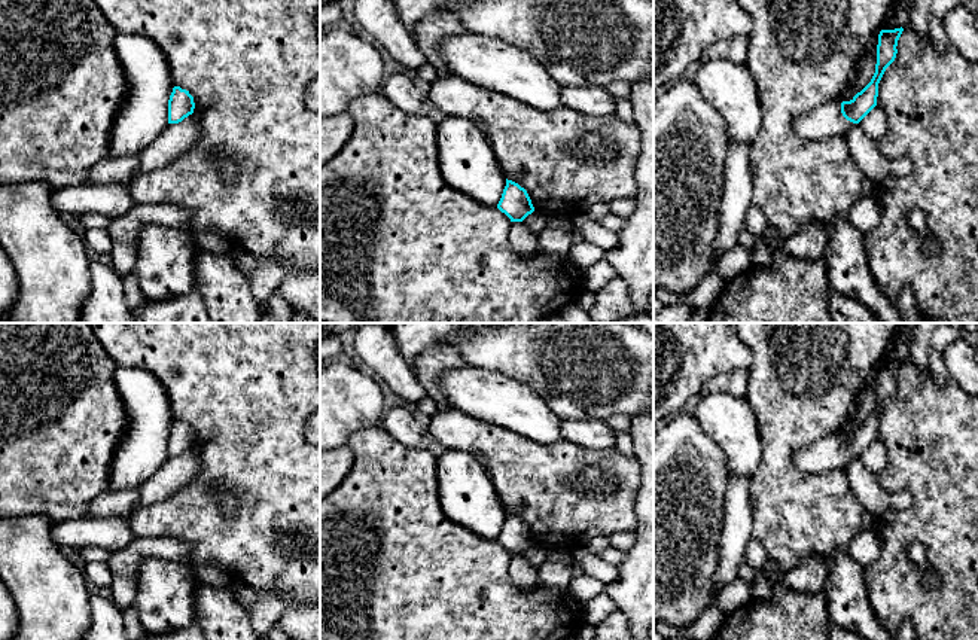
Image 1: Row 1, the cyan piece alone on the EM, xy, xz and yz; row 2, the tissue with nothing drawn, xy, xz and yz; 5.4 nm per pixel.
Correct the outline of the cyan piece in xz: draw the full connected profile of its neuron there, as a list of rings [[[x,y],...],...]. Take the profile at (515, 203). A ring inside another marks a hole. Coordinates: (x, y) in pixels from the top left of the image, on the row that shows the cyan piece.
[[[508,179],[497,208],[505,213],[511,222],[522,222],[534,211],[527,191]]]

